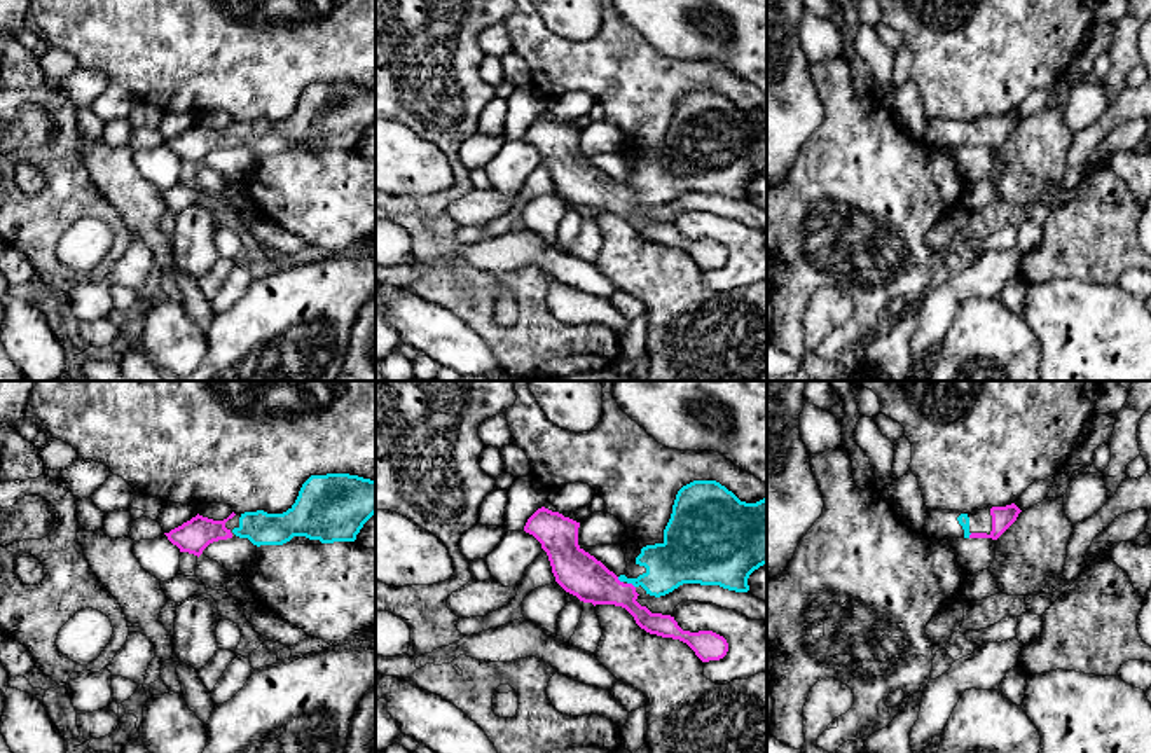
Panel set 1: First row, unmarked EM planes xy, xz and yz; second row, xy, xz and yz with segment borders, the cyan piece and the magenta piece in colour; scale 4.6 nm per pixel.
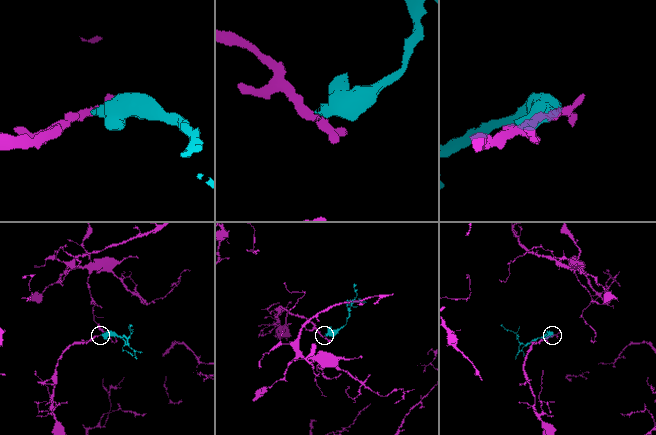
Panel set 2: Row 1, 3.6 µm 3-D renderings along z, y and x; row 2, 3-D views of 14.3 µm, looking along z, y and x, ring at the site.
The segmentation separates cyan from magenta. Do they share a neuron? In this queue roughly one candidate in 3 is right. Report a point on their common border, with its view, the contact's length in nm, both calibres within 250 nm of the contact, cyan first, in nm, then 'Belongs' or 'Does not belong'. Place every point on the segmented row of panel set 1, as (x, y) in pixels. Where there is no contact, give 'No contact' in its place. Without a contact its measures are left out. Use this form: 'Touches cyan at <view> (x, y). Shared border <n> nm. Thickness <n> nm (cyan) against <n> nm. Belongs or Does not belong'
Touches cyan at xz (631, 582). Shared border 50 nm. Thickness 220 nm (cyan) against 200 nm. Belongs

